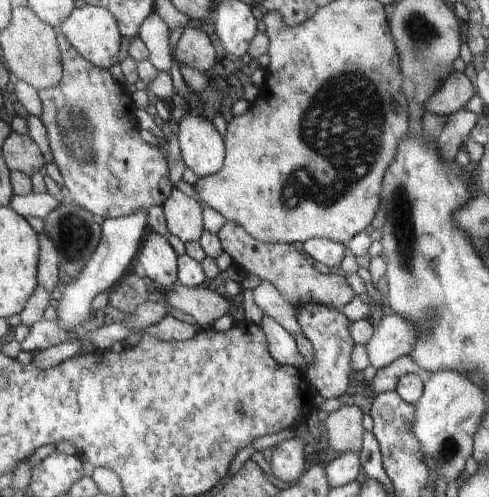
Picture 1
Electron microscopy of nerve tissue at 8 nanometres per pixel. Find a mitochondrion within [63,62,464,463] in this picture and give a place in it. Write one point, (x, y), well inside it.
(344, 123)

